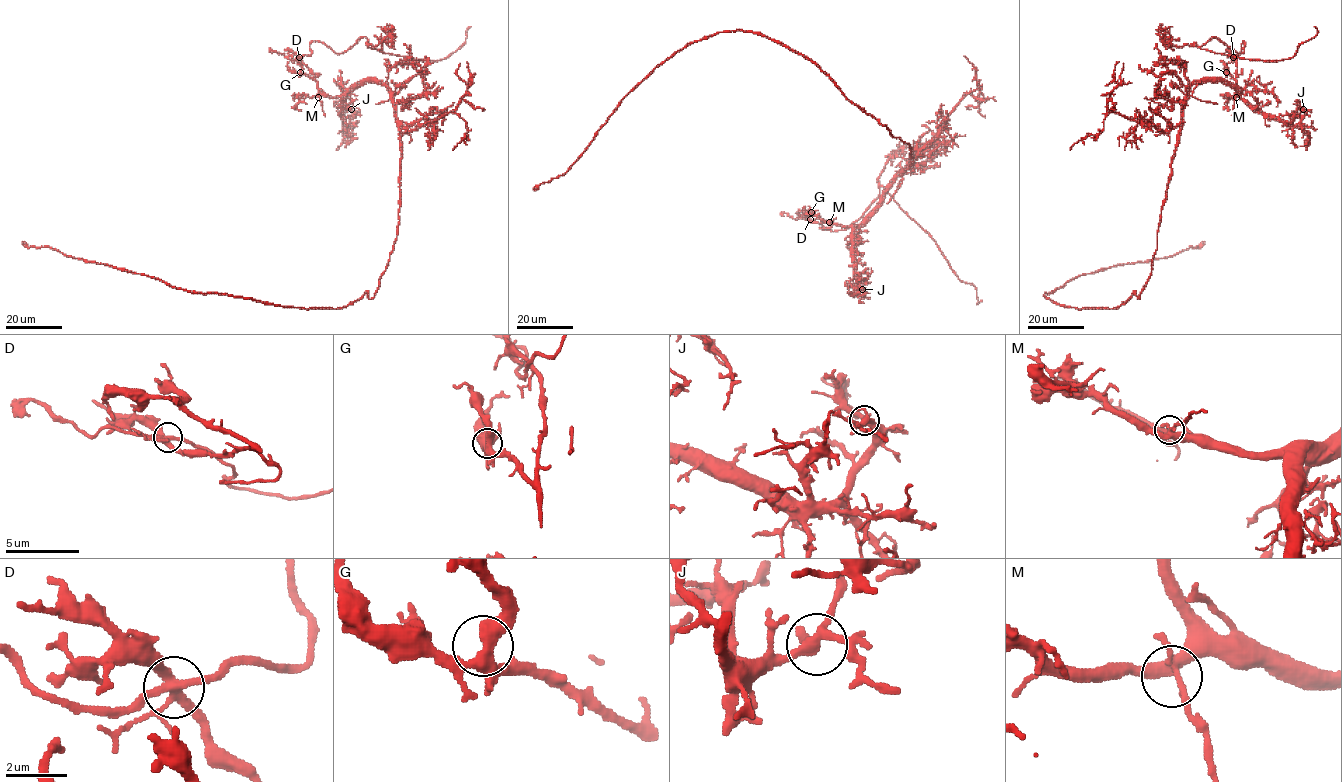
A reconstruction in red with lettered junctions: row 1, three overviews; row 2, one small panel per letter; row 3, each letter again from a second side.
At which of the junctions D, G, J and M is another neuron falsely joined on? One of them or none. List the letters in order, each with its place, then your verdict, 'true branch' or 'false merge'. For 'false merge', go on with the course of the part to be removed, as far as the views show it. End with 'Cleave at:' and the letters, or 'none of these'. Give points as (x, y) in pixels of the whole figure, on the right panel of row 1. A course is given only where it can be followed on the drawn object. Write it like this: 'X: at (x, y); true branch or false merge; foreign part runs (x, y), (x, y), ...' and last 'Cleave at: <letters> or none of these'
D: at (1233, 57); false merge; foreign part runs (1234, 57), (1243, 41), (1239, 54), (1214, 37), (1199, 47), (1280, 61), (1313, 38), (1314, 27)
G: at (1226, 72); true branch
J: at (1303, 109); true branch
M: at (1236, 97); true branch
Cleave at: D

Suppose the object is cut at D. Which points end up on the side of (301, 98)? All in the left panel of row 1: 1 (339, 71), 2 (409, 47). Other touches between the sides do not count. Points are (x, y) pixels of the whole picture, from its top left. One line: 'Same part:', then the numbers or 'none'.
Same part: 1, 2

